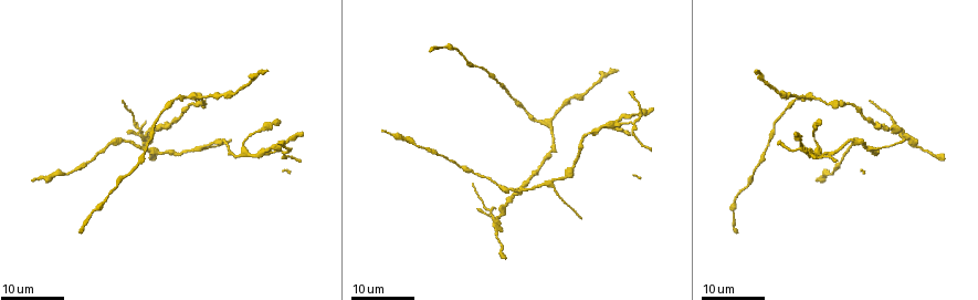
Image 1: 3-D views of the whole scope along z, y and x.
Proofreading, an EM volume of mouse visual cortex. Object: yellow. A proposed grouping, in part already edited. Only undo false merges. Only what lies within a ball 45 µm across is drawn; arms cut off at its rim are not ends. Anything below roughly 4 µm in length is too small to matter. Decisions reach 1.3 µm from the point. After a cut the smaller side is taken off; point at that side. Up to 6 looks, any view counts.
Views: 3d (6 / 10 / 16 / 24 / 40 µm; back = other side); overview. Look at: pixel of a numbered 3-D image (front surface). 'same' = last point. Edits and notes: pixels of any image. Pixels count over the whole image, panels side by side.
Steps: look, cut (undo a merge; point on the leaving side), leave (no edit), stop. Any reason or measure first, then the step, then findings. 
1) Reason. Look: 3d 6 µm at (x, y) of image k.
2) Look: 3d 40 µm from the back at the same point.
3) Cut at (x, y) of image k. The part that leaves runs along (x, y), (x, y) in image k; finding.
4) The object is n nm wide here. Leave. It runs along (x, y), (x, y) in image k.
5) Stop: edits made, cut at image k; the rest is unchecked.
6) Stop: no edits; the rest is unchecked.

Branch point. Look: 3d 16 µm at (620, 122) of image 1.

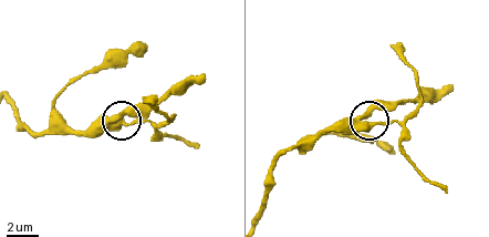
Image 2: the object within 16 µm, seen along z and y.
Zoom in. Look: 3d 6 µm at (117, 118) of image 2.

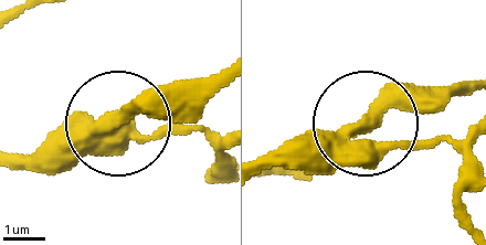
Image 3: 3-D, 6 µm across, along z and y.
Look: 3d 6 µm from the back at (367, 132) of image 3.

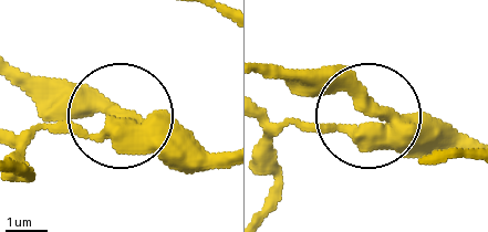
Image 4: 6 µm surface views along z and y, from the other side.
3 arms meet here. Cut at (33, 132) of image 4. Two cells meet here.

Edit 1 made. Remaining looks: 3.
Branch point. Look: 3d 24 µm at (508, 199) of image 1.

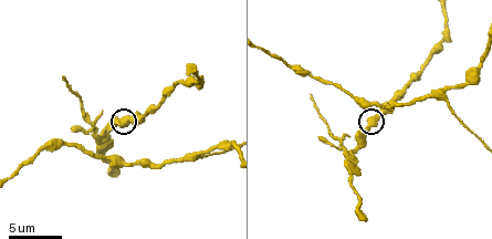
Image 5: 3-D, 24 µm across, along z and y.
Look: 3d 10 µm at (371, 120) of image 5.

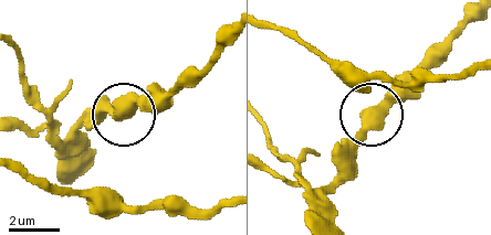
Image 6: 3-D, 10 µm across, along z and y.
The side arm is 14 µm long; 3 arms meet here. Leave. Continuous, no second cell.

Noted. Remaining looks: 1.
Stop: edits made, cut at image 4; the rest is unchecked.

